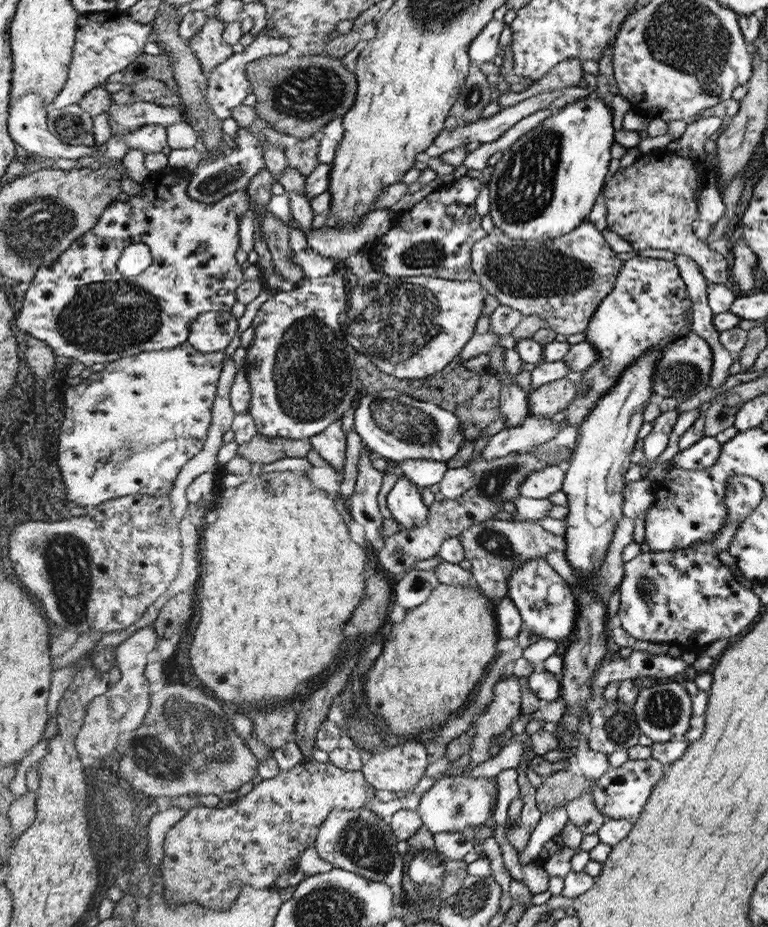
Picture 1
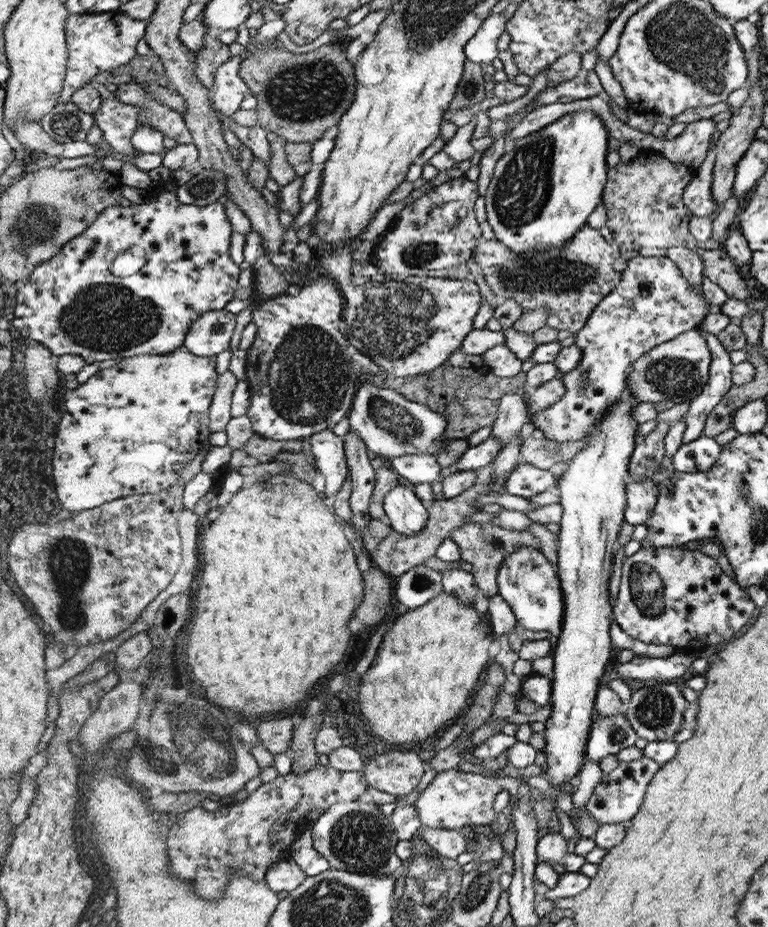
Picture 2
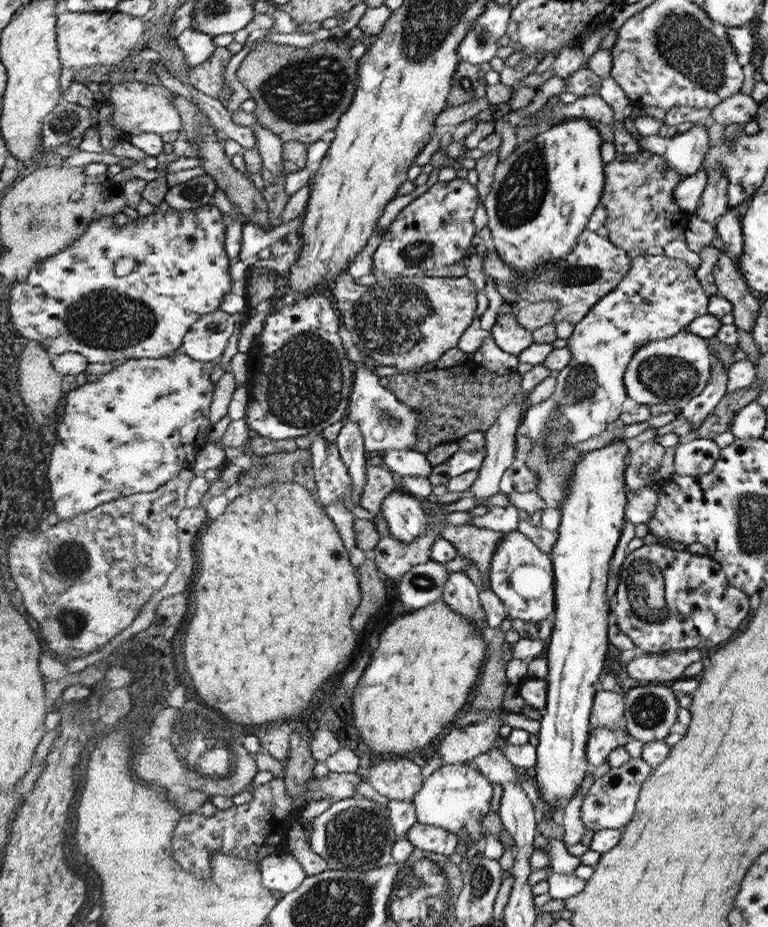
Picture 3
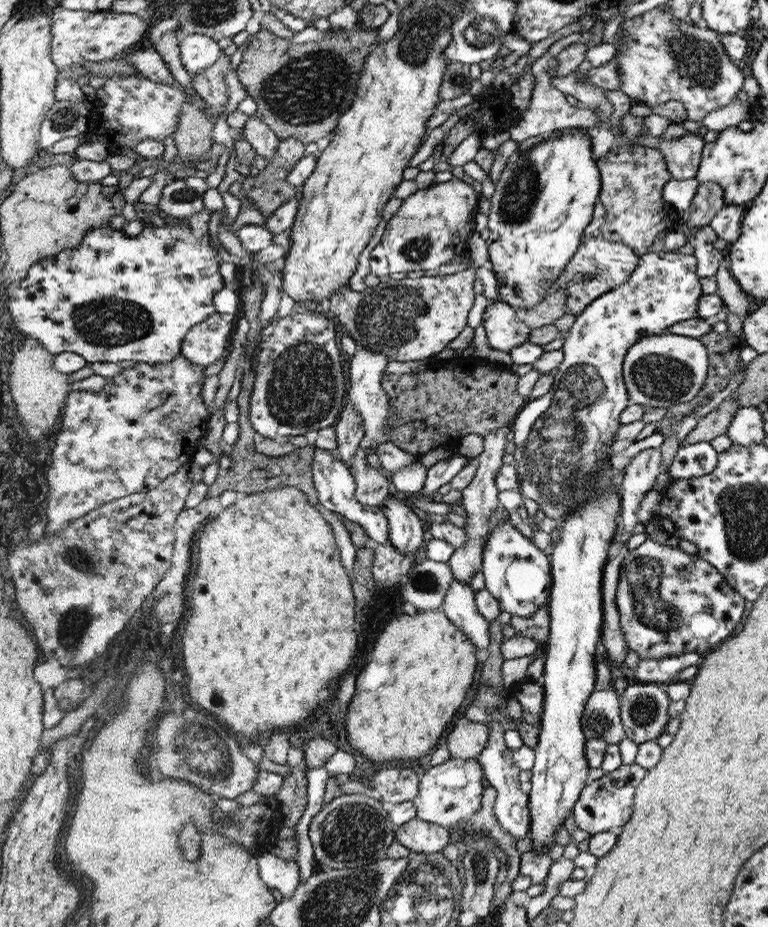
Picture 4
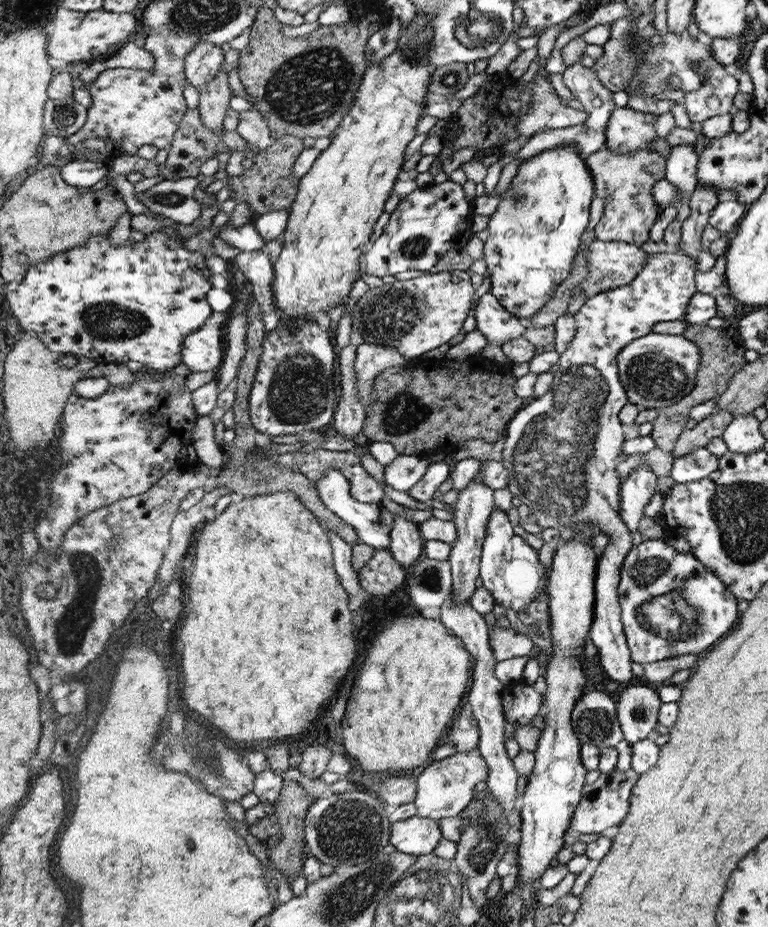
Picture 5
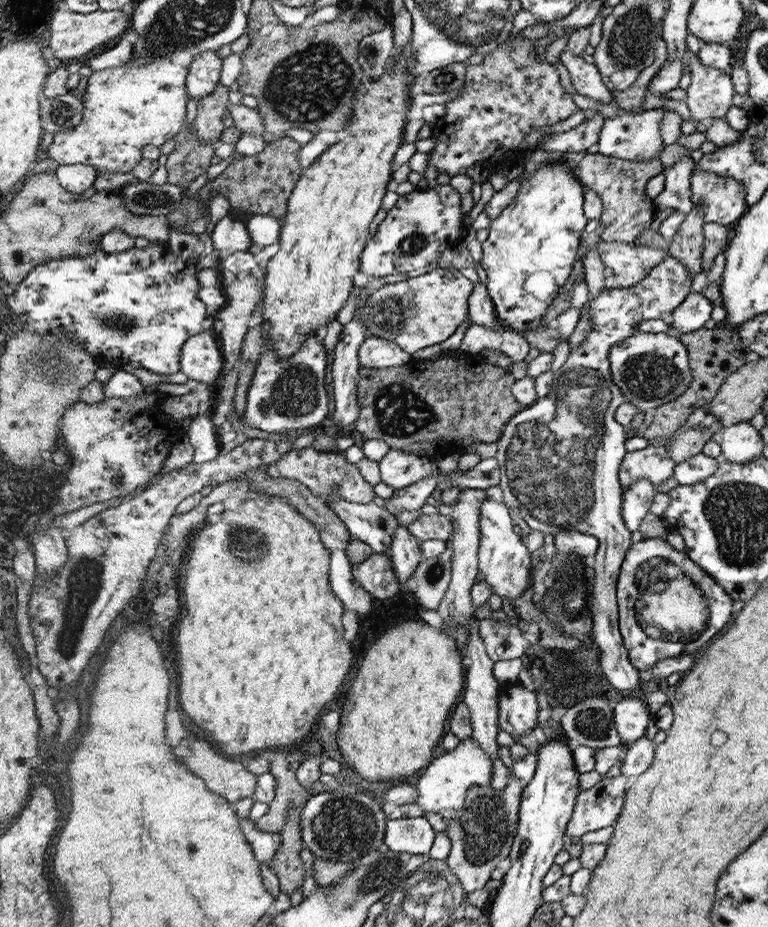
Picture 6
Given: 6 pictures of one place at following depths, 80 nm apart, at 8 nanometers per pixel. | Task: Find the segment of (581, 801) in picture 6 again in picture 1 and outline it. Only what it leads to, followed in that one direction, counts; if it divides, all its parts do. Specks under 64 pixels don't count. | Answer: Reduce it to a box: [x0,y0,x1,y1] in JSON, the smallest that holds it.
[591,757,666,819]

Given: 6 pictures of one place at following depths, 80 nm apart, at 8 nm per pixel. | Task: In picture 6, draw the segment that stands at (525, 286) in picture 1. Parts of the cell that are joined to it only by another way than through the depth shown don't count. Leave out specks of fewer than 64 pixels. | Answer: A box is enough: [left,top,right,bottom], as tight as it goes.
[598,241,668,289]

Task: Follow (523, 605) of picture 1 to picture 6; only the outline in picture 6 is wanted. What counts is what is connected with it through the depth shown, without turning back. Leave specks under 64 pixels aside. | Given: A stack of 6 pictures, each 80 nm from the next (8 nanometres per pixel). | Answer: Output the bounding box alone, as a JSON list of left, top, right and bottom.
[477,497,532,599]

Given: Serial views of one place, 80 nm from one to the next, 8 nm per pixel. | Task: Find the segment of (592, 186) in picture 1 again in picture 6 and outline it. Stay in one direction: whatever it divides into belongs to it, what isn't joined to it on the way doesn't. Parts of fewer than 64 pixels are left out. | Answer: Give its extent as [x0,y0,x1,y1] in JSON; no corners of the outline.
[482,160,588,333]

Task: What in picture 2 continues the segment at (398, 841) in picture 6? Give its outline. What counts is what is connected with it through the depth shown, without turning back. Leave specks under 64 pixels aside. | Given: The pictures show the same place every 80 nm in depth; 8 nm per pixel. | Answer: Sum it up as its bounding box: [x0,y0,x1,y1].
[417,826,471,859]

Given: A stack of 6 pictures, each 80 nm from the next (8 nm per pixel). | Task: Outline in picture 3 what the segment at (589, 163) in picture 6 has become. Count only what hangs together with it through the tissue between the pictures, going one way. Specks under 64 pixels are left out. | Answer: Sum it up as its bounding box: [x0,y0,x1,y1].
[602,147,691,253]

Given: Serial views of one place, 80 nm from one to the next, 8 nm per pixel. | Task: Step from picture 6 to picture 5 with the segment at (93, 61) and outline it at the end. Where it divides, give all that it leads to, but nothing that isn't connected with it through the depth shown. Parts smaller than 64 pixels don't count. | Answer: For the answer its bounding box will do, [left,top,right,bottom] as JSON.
[104,33,155,70]

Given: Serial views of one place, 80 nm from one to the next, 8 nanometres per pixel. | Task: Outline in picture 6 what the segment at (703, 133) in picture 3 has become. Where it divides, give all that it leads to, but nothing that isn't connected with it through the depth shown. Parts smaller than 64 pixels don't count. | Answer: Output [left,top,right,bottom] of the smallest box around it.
[651,155,696,217]

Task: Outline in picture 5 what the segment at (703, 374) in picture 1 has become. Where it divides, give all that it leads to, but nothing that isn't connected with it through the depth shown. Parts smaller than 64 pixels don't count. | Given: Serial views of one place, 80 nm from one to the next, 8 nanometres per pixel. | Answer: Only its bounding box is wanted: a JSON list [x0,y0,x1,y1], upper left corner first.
[619,332,702,409]

